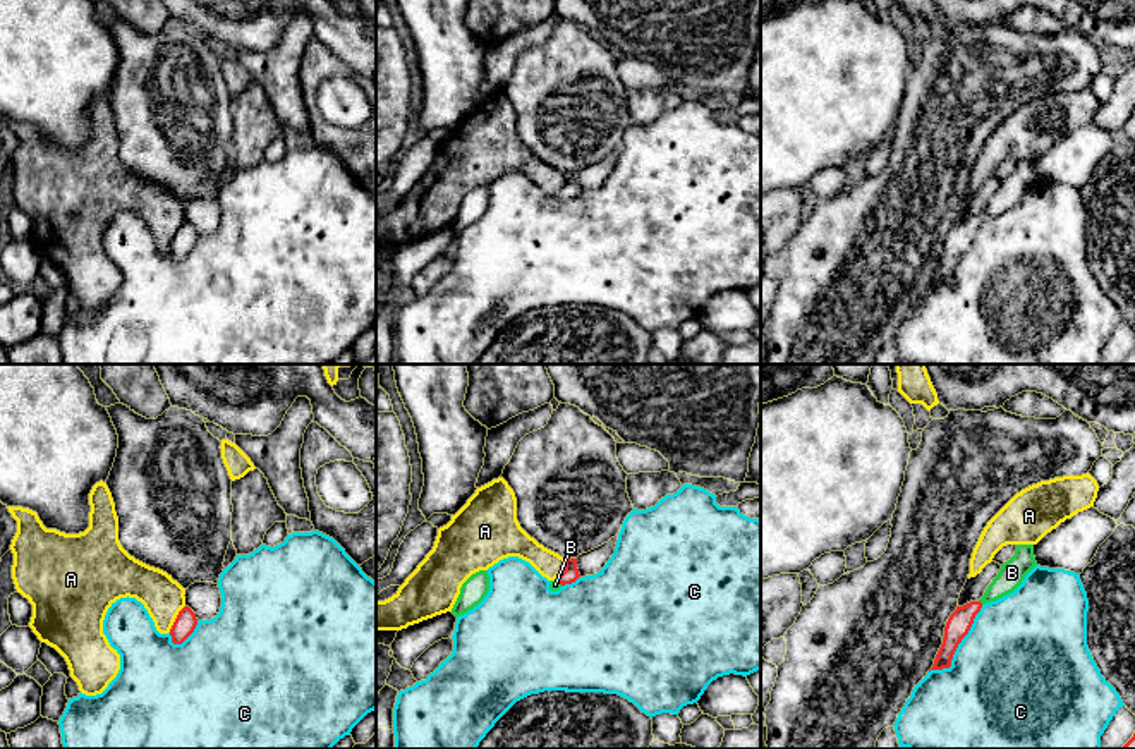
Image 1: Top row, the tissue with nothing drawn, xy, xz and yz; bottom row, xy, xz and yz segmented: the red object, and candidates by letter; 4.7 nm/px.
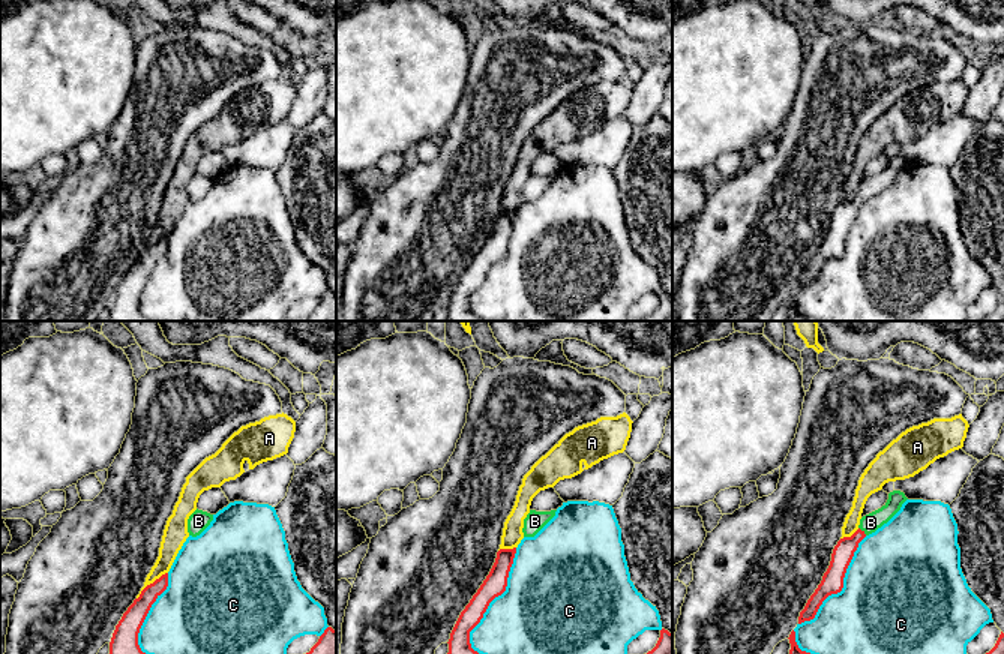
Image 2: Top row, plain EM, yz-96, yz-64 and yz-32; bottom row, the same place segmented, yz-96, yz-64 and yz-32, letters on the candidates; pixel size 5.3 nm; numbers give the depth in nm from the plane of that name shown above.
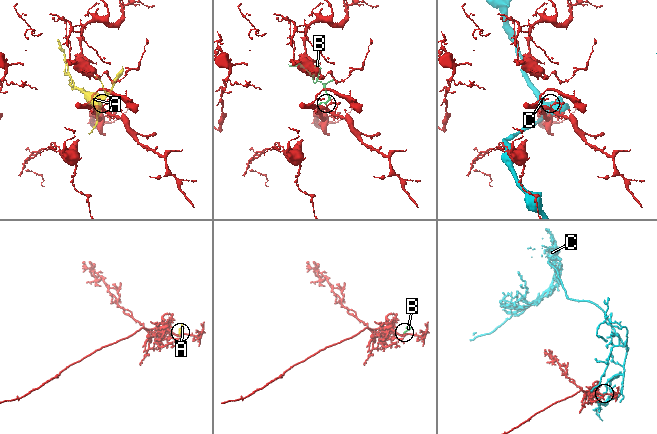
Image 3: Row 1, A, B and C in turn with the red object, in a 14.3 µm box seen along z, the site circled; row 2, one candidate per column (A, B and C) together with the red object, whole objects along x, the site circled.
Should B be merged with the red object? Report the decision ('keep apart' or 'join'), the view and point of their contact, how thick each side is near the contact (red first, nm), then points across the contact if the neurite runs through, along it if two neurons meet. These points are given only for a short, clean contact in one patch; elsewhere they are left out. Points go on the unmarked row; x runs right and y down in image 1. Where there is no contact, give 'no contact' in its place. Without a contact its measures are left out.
join | xz (560, 198) | 80/50 nm | across xz (570, 188), (560, 198), (555, 200)

